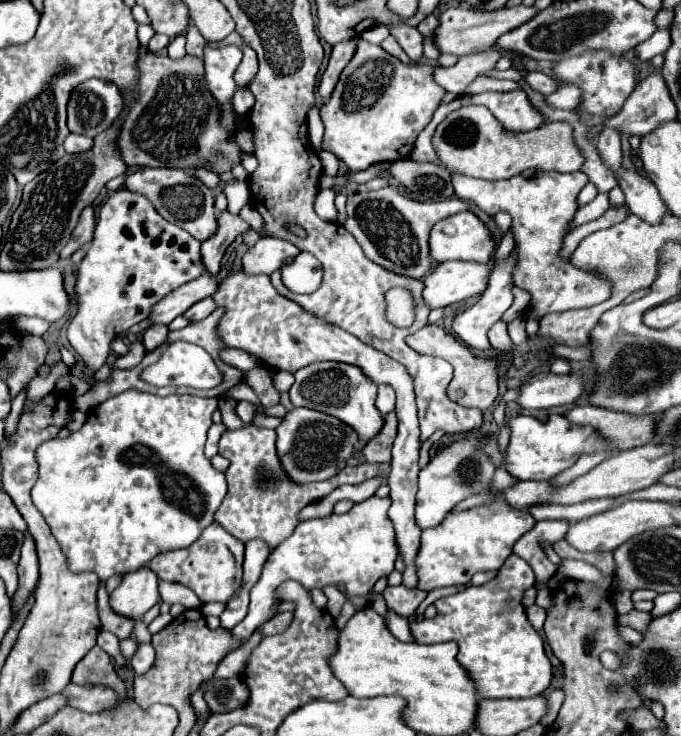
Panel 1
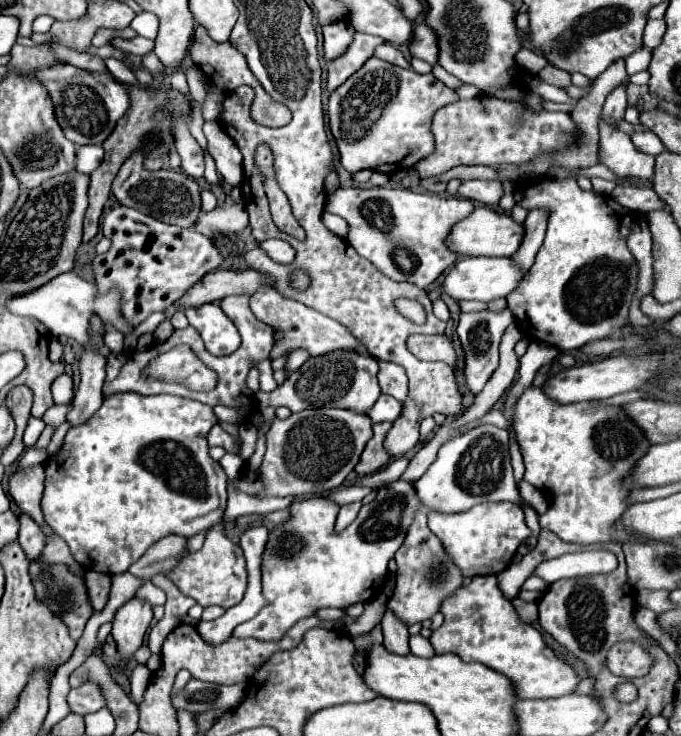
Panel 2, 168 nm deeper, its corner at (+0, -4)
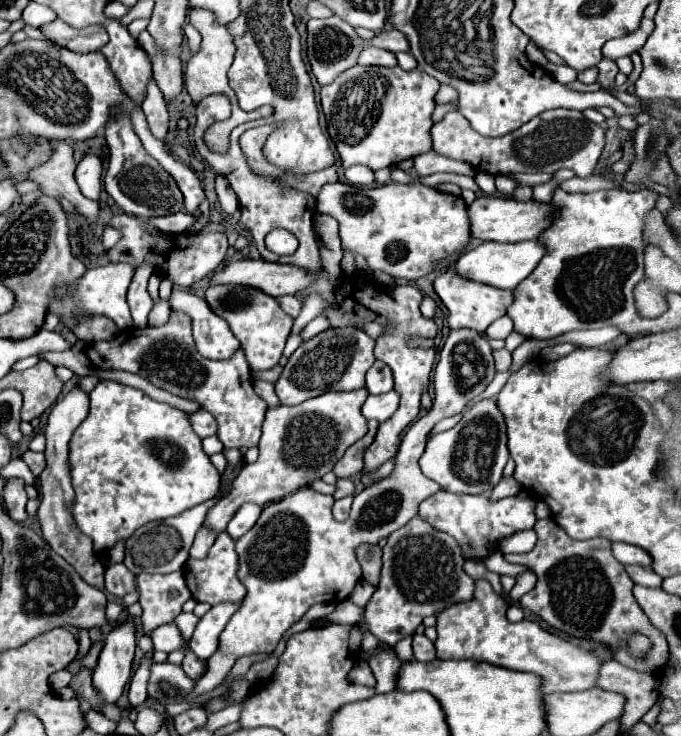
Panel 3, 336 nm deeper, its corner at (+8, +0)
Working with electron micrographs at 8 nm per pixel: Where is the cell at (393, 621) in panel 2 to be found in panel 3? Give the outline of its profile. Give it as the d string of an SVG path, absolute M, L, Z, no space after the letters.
M386 649L380 651L376 655L372 655L370 659L370 669L376 677L376 693L390 693L396 689L398 683L398 673L400 673L400 659L396 657L394 649Z

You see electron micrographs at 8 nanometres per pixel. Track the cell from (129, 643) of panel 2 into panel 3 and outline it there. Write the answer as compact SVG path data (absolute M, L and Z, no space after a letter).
M124 621L124 625L120 623L108 633L98 657L98 665L92 673L92 685L100 693L102 703L116 703L122 697L132 673L134 651L134 625L132 621Z

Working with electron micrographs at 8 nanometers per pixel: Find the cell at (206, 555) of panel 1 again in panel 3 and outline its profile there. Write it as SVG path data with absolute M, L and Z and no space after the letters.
M224 531L216 537L216 543L212 545L206 559L186 563L184 575L186 575L188 589L192 591L192 597L196 601L202 601L202 603L208 603L208 605L238 603L238 601L244 599L246 589L240 583L240 579L236 577L236 569L238 569L238 557L236 557L236 551L234 551L234 539L228 537L228 533Z

